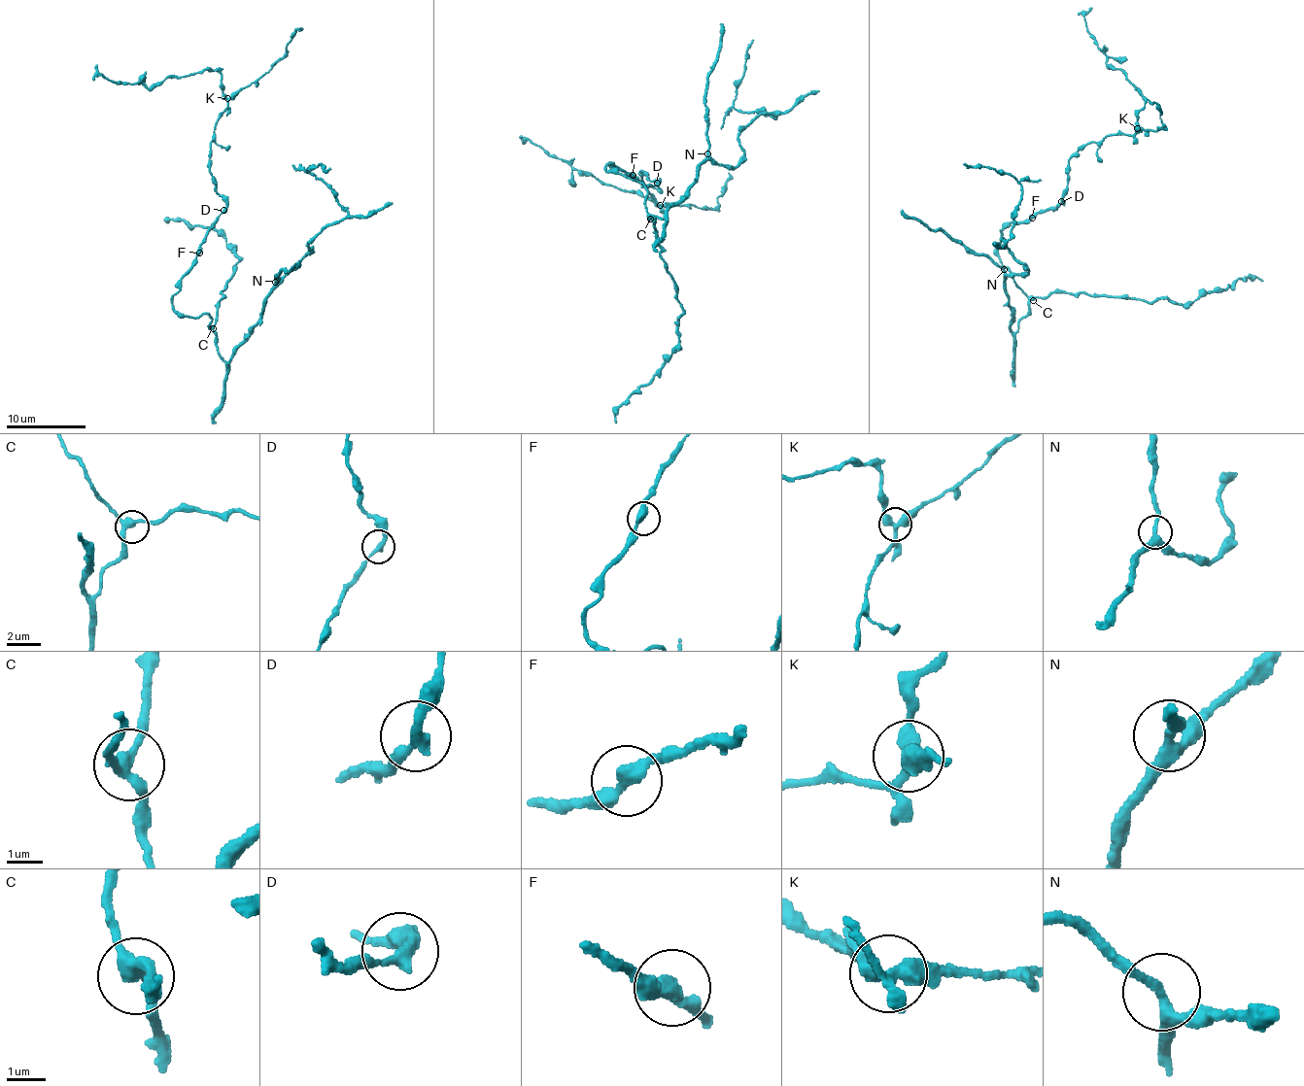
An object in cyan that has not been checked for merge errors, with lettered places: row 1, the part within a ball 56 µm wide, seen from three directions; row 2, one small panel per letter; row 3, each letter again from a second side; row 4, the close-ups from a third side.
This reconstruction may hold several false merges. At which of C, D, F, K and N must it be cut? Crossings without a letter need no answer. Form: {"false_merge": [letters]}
{"false_merge": []}

